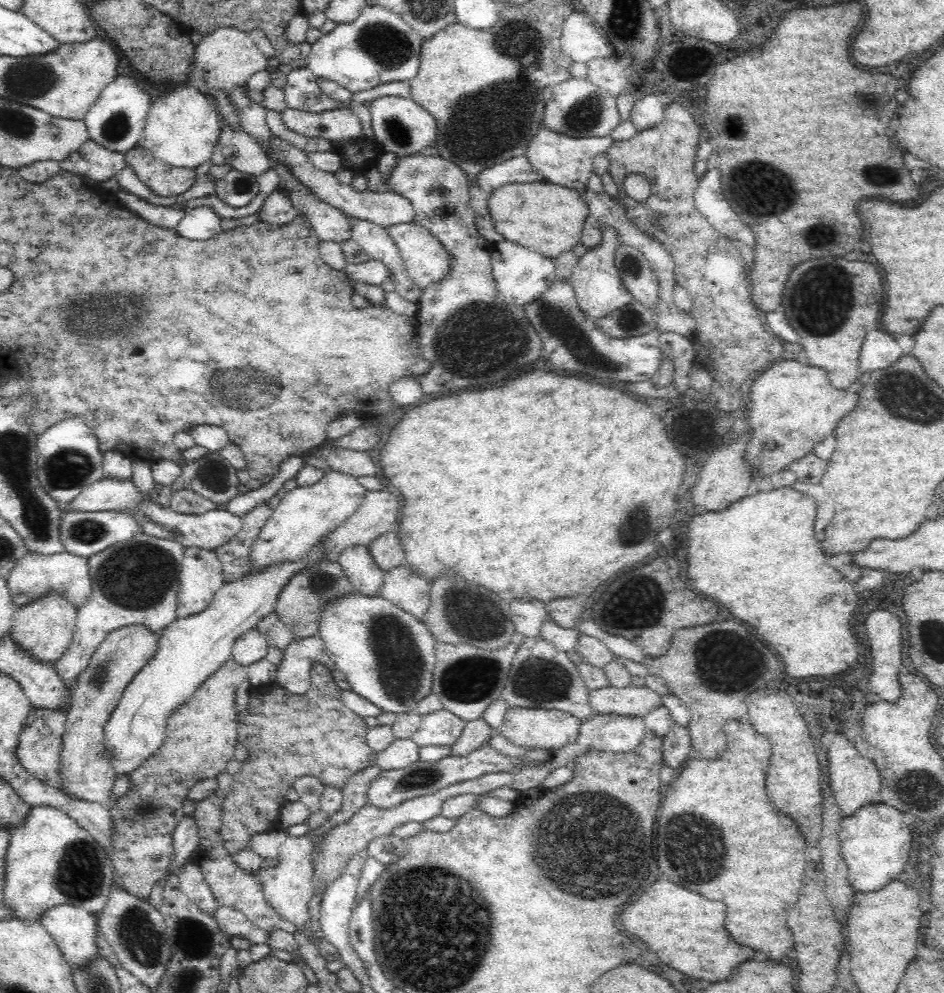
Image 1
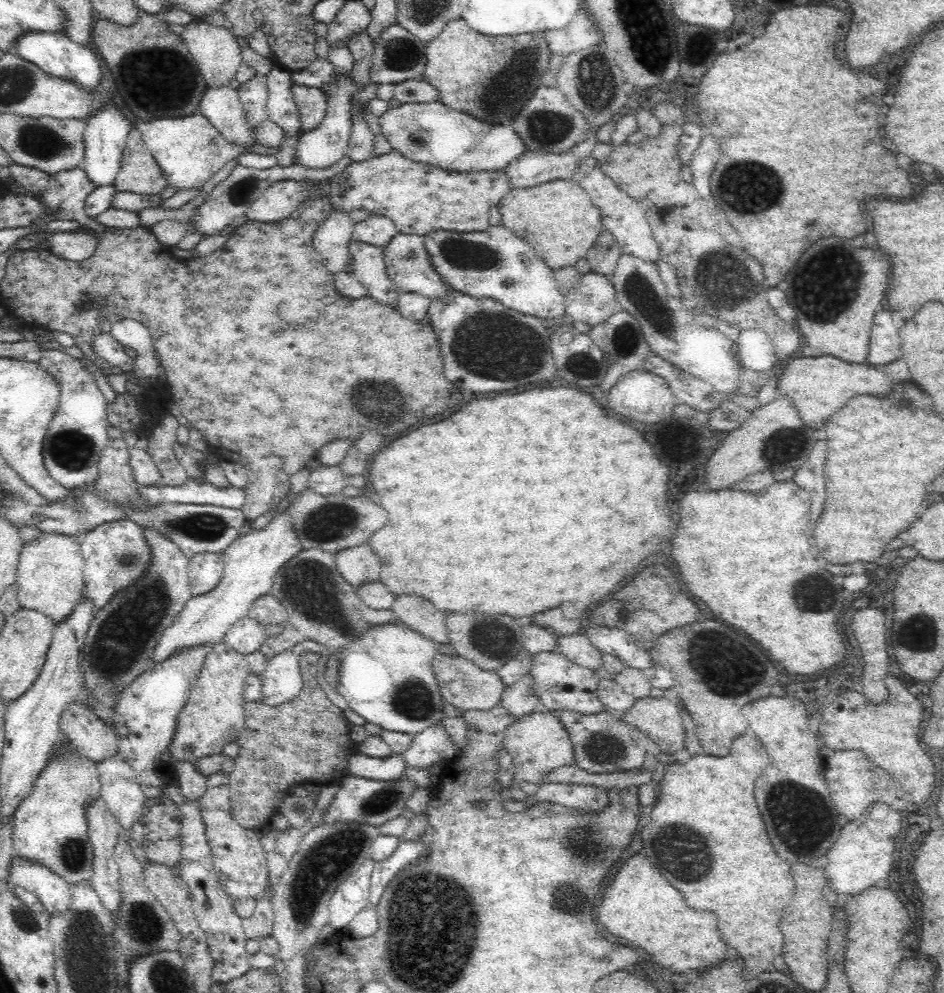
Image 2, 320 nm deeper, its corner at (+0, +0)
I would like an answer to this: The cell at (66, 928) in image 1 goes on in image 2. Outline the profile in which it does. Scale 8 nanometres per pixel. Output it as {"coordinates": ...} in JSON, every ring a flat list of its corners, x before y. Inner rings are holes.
{"coordinates":[[17,853,10,858,7,880,12,886,20,886,39,898,42,911,50,917,64,913,72,902,70,885,64,878,45,864,22,858]]}

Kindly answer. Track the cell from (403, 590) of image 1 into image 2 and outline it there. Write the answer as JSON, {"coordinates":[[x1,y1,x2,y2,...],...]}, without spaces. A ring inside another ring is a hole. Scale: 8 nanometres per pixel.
{"coordinates":[[400,596,393,602,393,613,412,631,438,645,449,643,446,618,426,598]]}

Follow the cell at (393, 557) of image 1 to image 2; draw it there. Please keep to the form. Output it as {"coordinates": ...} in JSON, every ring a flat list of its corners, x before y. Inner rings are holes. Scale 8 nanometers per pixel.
{"coordinates":[[367,542,336,552,334,564,338,573,353,590,357,590,363,584,379,581,380,560,370,550]]}

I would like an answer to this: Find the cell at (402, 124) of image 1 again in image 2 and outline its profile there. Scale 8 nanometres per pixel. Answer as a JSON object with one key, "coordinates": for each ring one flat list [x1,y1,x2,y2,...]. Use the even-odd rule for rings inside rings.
{"coordinates":[[440,100,392,108,379,116,381,131,394,150,414,162,459,173,502,171,527,148,510,124,491,124,467,112,452,110]]}

